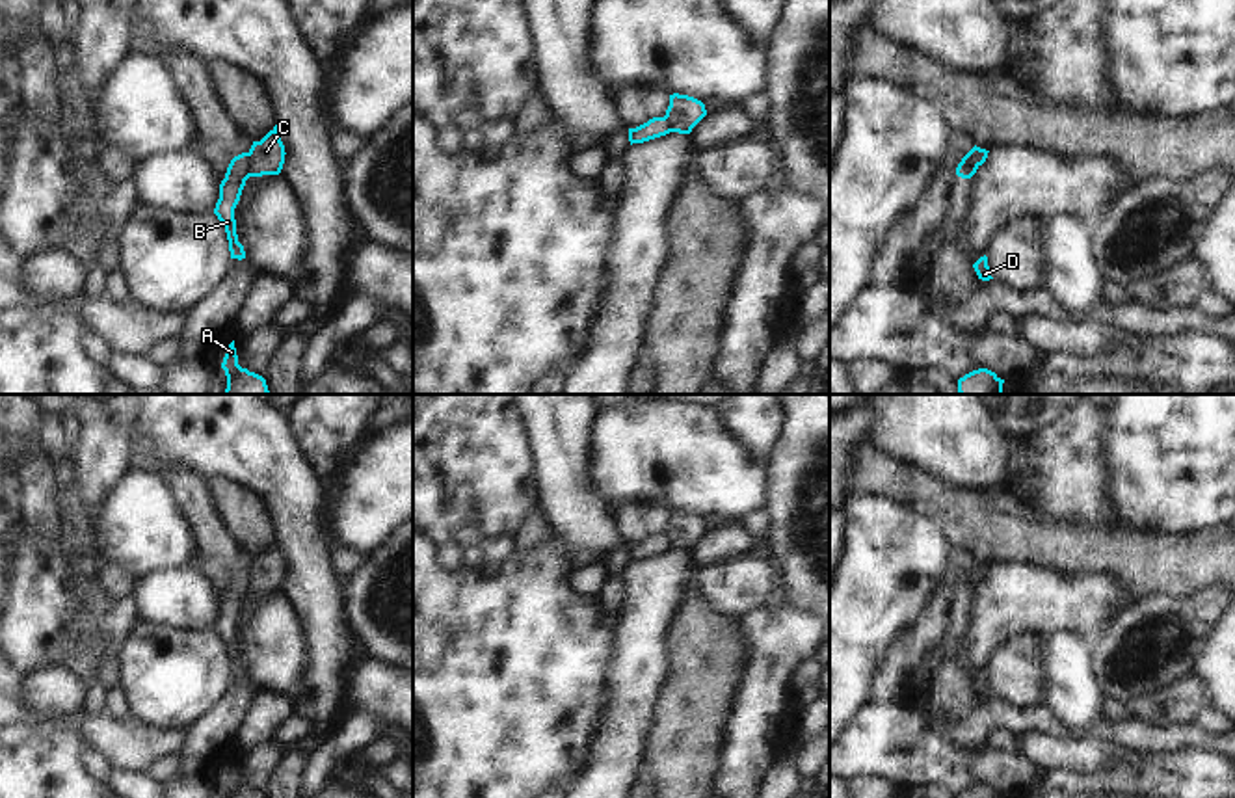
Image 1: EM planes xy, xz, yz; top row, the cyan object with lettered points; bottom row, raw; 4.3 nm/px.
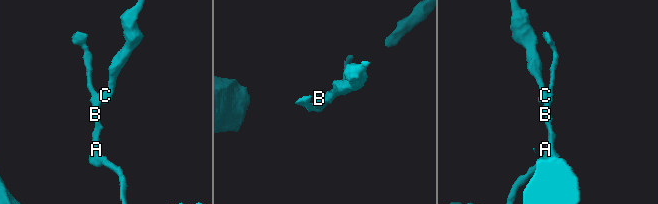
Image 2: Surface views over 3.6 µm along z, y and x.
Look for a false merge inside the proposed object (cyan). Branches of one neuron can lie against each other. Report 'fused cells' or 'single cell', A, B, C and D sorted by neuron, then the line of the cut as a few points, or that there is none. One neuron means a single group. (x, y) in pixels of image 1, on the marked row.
fused cells | A B D / C | xy (246, 153), (246, 172), (250, 175)

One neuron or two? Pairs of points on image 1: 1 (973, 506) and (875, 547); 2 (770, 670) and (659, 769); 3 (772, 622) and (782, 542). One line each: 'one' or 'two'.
1: two
2: two
3: two

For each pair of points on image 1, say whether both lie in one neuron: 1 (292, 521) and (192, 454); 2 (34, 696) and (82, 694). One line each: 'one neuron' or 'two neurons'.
1: one neuron
2: one neuron

